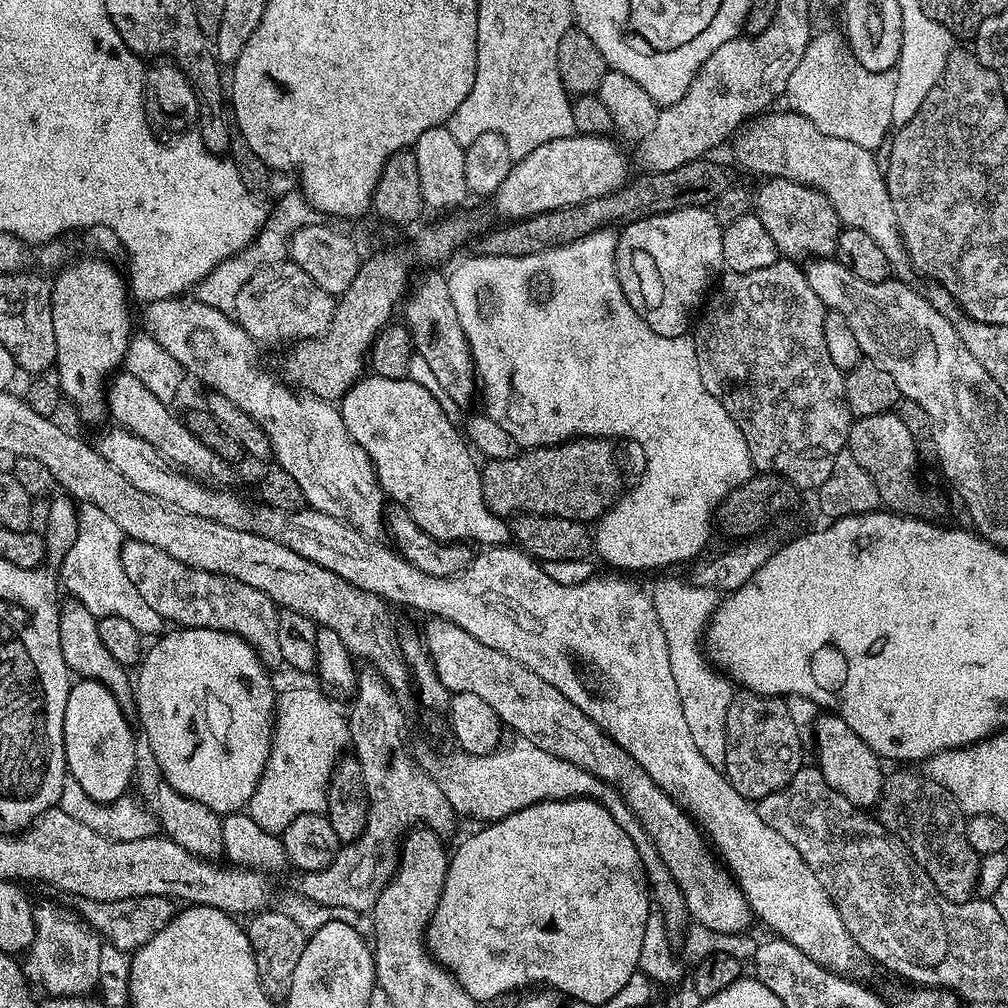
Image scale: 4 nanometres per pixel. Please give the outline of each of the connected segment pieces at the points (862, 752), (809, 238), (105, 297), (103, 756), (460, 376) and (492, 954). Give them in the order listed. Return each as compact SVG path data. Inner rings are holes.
M821 715L814 732L815 736L816 752L820 755L818 767L826 782L830 782L830 786L838 789L856 807L871 809L884 791L886 772L885 769L880 769L880 757L870 750L870 746L866 746L866 742L862 742L862 738L858 738L858 734L854 734L854 730L846 726L846 722L840 716Z
M773 176L765 179L764 184L754 196L754 215L770 230L770 238L774 238L774 246L777 253L784 258L832 258L835 257L838 238L842 231L842 225L834 206L830 206L830 198L822 194L816 188L805 184L799 184L786 178Z
M96 260L69 263L51 281L54 342L58 342L54 372L57 372L63 399L67 403L69 400L88 424L105 419L106 385L125 363L129 339L134 332L128 317L130 288L125 277L123 280L108 265L111 263Z
M77 679L73 683L72 689L68 692L66 698L66 718L64 719L64 753L66 754L66 766L68 767L68 776L78 782L78 786L82 786L85 795L98 804L113 804L117 798L125 795L129 791L128 788L132 784L132 775L136 772L136 740L132 737L132 724L130 720L124 716L122 706L114 698L114 694L106 688L106 686L96 680Z
M426 273L420 285L413 292L411 289L410 295L403 301L402 316L403 312L402 320L411 336L411 347L417 357L420 355L424 359L429 374L436 379L435 387L441 393L444 391L456 404L468 404L475 396L477 399L476 364L472 361L472 351L462 330L462 322L458 322L458 310L454 310L454 298L450 298L445 273Z
M547 800L526 806L500 820L494 820L477 827L473 836L468 836L451 853L448 862L448 873L442 890L442 898L434 910L431 922L428 923L426 943L428 951L436 957L443 968L452 973L452 977L477 1002L496 1000L515 988L524 988L527 984L544 984L545 989L555 990L561 996L572 1000L581 1000L589 1006L603 1006L630 982L630 978L640 966L642 954L642 934L646 934L646 922L650 915L650 891L644 867L640 862L630 834L610 818L610 810L602 807L597 800Z

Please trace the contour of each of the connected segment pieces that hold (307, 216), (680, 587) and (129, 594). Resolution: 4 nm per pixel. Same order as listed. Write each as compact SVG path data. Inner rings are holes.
M298 190L287 191L276 204L271 208L268 217L264 221L263 230L261 230L254 240L244 247L238 255L224 260L200 283L196 290L197 299L204 304L214 307L226 313L233 315L236 311L238 294L241 293L242 287L253 277L258 269L266 265L277 264L285 261L291 251L292 236L306 225L321 223L321 213L316 211L303 193Z
M684 580L658 581L656 589L650 592L652 605L658 614L658 622L662 622L662 634L666 634L670 670L674 670L674 686L678 686L682 714L686 714L694 746L702 750L702 758L706 758L706 762L723 769L726 758L726 710L730 710L734 685L723 672L713 667L702 651L708 622L716 613L718 593L712 588L703 588Z
M90 503L77 507L79 514L78 535L74 545L58 566L58 578L61 587L69 591L75 600L81 601L86 610L97 619L102 617L125 618L130 626L138 630L141 637L155 637L165 629L165 621L156 610L146 603L146 598L135 589L133 582L126 575L122 567L121 550L126 543L126 537L120 526L115 525L98 506Z

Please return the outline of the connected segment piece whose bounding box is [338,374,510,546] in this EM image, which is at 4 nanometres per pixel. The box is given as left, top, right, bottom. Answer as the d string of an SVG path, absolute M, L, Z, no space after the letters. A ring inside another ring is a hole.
M368 374L357 380L338 404L340 417L350 438L354 438L354 442L358 442L358 446L362 446L362 450L372 459L372 465L376 467L376 481L380 483L385 497L392 504L402 505L418 527L430 534L430 538L445 542L473 540L480 544L476 546L507 545L510 540L509 525L486 506L480 481L481 469L478 464L476 468L477 457L473 449L461 429L452 425L451 418L436 401L437 393L412 379L395 380Z

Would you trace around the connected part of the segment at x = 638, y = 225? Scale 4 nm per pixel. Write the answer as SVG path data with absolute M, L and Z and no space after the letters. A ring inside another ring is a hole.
M704 206L623 225L616 241L616 273L632 309L654 329L687 329L688 312L701 307L714 277L724 268L723 237L724 228L716 221L715 211Z

